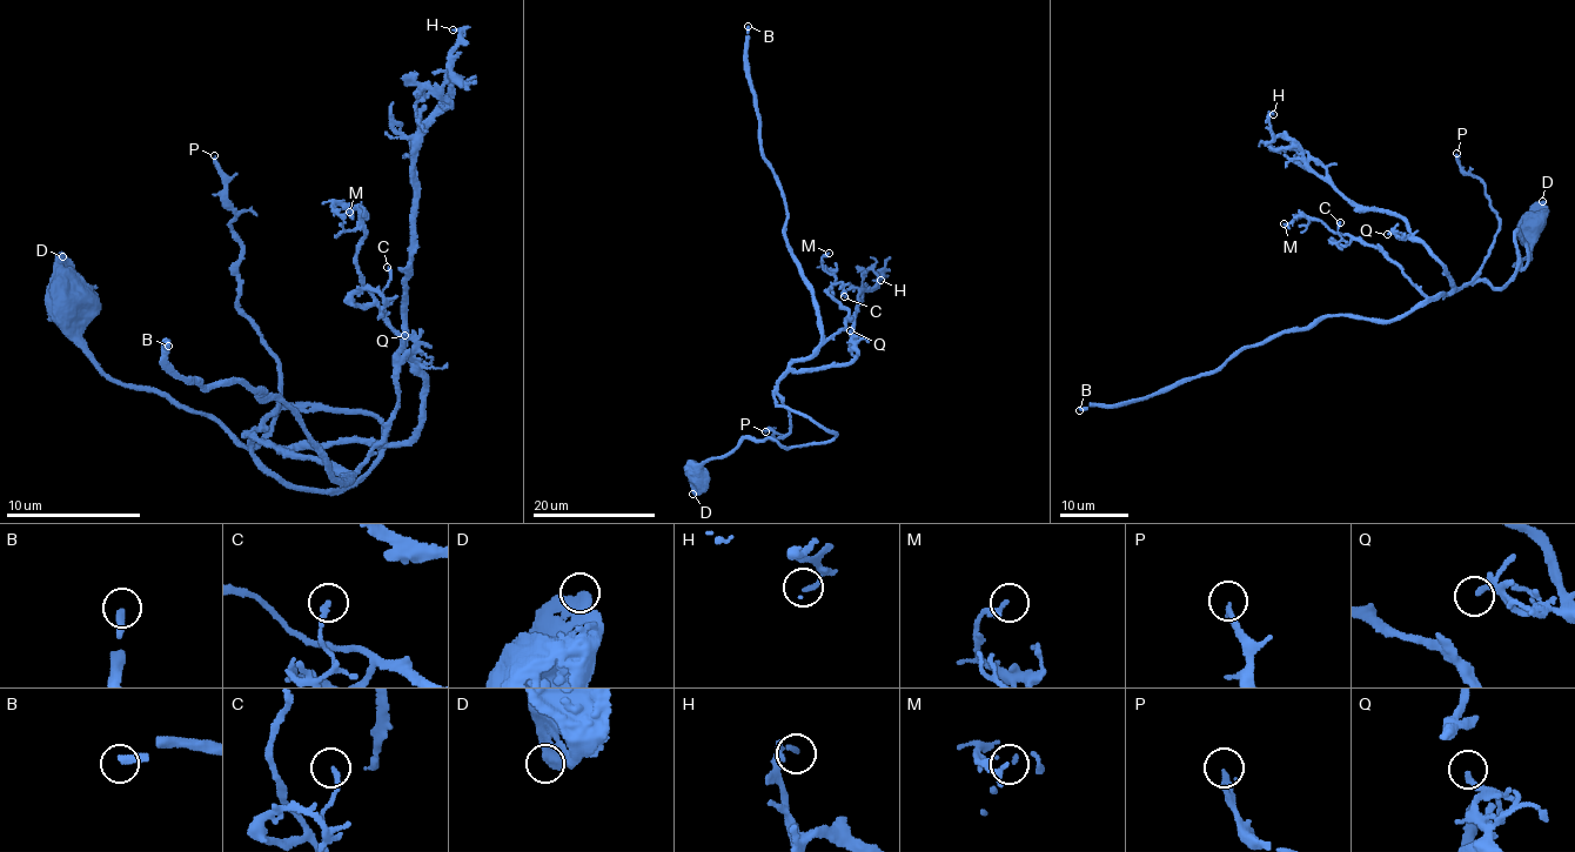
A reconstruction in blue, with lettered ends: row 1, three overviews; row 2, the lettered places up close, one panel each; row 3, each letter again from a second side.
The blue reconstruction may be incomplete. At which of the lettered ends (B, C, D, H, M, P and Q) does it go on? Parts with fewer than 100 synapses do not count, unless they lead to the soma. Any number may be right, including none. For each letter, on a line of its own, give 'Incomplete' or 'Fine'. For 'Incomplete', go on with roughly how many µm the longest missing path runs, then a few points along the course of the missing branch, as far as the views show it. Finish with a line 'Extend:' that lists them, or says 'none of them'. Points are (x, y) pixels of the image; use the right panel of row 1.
B: Incomplete. Missing length about 250 µm
C: Fine
D: Fine
H: Fine
M: Fine
P: Fine
Q: Fine
Extend: B

